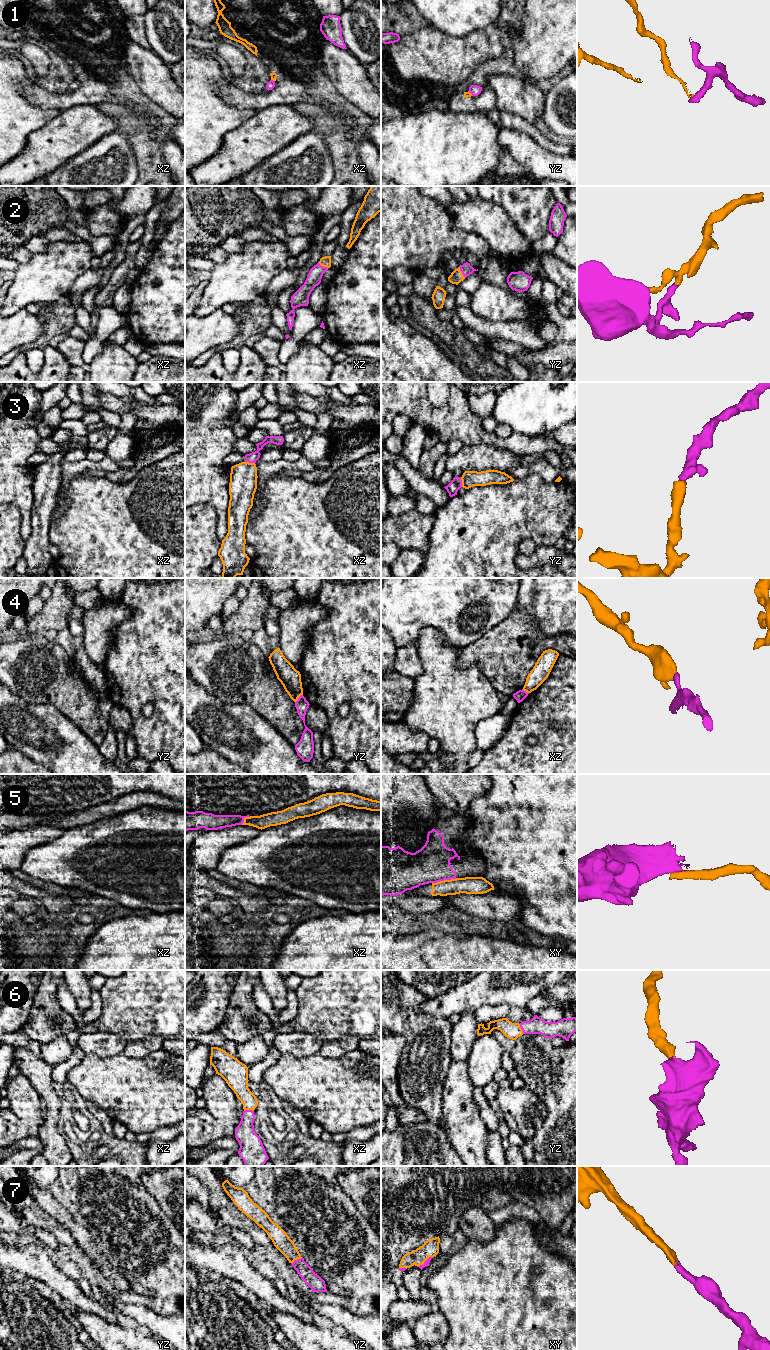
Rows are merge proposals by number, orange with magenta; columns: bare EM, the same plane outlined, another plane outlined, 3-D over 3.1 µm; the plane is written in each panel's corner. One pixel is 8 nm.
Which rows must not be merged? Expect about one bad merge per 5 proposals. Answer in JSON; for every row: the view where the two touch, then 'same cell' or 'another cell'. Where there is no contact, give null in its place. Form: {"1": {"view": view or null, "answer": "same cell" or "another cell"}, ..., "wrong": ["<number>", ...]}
{"1": {"view": "yz", "answer": "another cell"}, "2": {"view": "yz", "answer": "same cell"}, "3": {"view": "xz", "answer": "same cell"}, "4": {"view": "yz", "answer": "another cell"}, "5": {"view": "xy", "answer": "another cell"}, "6": {"view": "xz", "answer": "same cell"}, "7": {"view": "xy", "answer": "same cell"}, "wrong": ["1", "4", "5"]}

